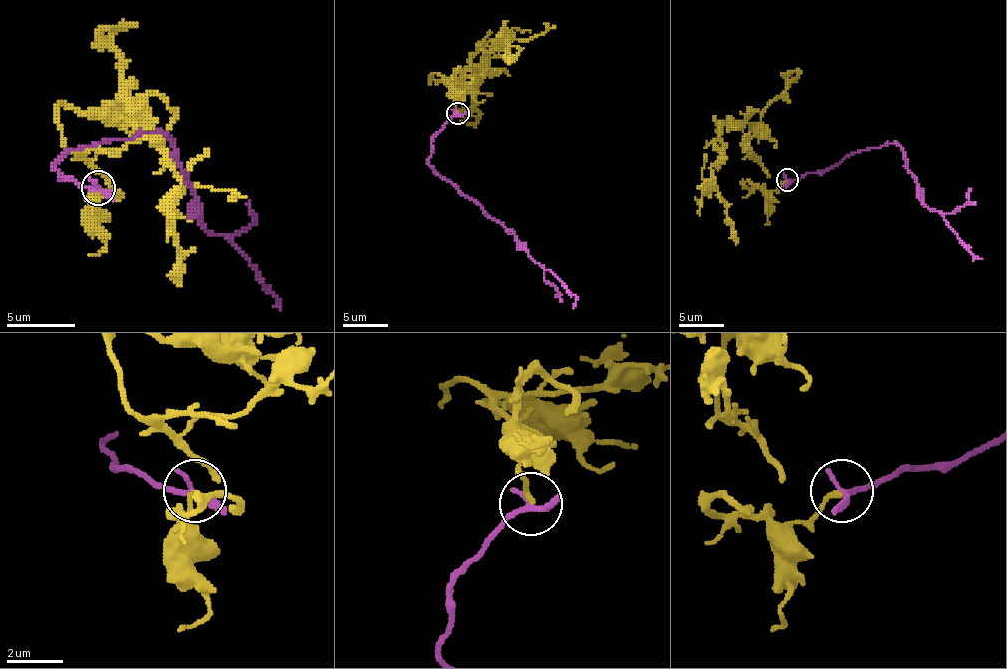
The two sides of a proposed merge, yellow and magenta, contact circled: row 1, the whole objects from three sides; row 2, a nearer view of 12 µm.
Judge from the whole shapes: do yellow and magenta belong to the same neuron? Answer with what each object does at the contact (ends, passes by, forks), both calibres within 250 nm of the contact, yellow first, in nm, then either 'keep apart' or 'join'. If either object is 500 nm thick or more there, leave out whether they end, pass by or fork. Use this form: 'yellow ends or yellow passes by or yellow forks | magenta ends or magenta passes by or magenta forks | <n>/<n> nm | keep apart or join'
yellow ends | magenta passes by | 190/220 nm | keep apart

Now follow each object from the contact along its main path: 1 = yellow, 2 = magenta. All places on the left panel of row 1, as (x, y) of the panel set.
1: (99, 190), (58, 108), (106, 112), (126, 84), (181, 183), (181, 285)
2: (99, 187), (62, 176), (55, 163), (69, 149), (161, 132), (195, 193), (195, 217), (232, 245), (273, 306)

